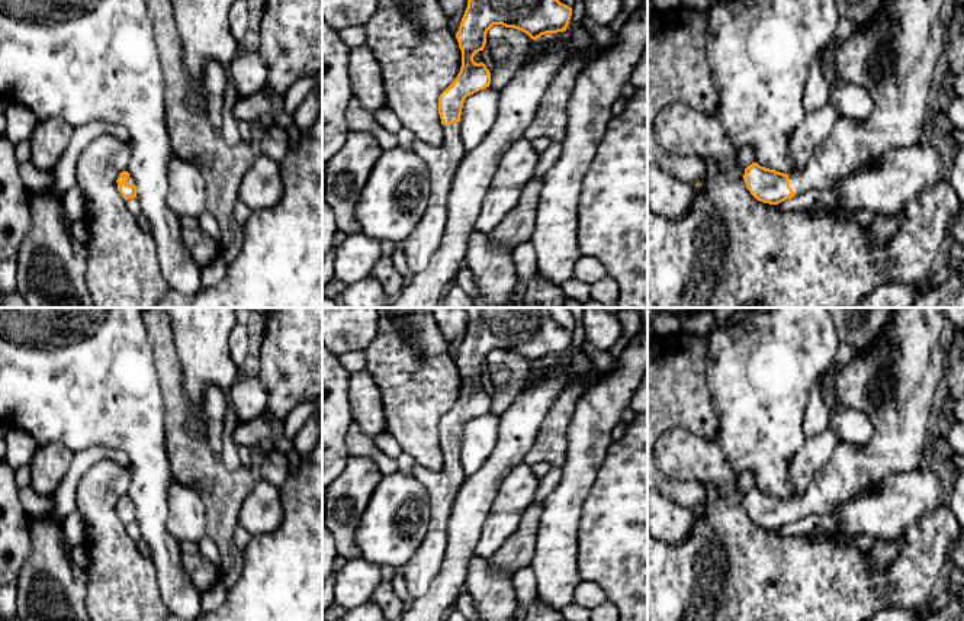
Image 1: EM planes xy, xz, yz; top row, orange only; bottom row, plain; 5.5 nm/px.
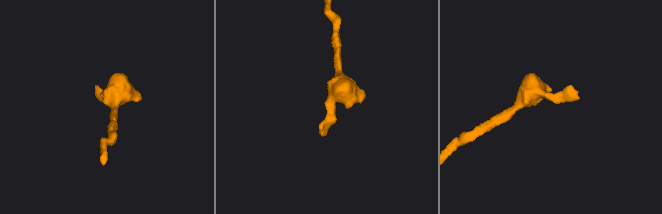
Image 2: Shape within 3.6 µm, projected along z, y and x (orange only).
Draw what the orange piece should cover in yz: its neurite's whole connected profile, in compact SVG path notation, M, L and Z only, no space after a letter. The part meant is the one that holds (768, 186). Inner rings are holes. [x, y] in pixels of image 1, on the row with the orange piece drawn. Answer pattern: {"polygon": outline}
{"polygon": "M890 0L878 16L841 42L835 67L844 83L851 83L867 90L871 97L871 115L864 120L839 116L830 133L817 145L803 171L784 174L752 163L745 168L743 180L751 194L764 203L778 205L807 190L833 190L836 183L855 171L874 164L891 149L919 145L928 138L931 97L936 81L935 68L945 54L948 28L941 22L941 9L945 0Z"}

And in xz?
{"polygon": "M467 0L467 7L456 33L462 51L462 67L456 80L438 97L438 115L444 131L444 142L440 147L427 145L418 139L414 141L412 152L421 157L430 171L430 196L428 206L411 232L404 241L404 254L409 270L415 274L424 270L434 252L437 251L444 226L447 222L449 194L454 174L466 155L460 136L460 115L463 102L467 96L489 87L491 73L483 62L475 62L476 52L483 51L486 33L494 25L514 28L537 39L546 33L566 30L572 16L572 7L559 0Z"}

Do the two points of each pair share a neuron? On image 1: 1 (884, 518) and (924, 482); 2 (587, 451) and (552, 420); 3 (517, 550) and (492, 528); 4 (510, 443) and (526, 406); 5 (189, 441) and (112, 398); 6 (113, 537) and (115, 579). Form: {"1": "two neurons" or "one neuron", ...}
{"1": "one neuron", "2": "two neurons", "3": "two neurons", "4": "one neuron", "5": "two neurons", "6": "one neuron"}

